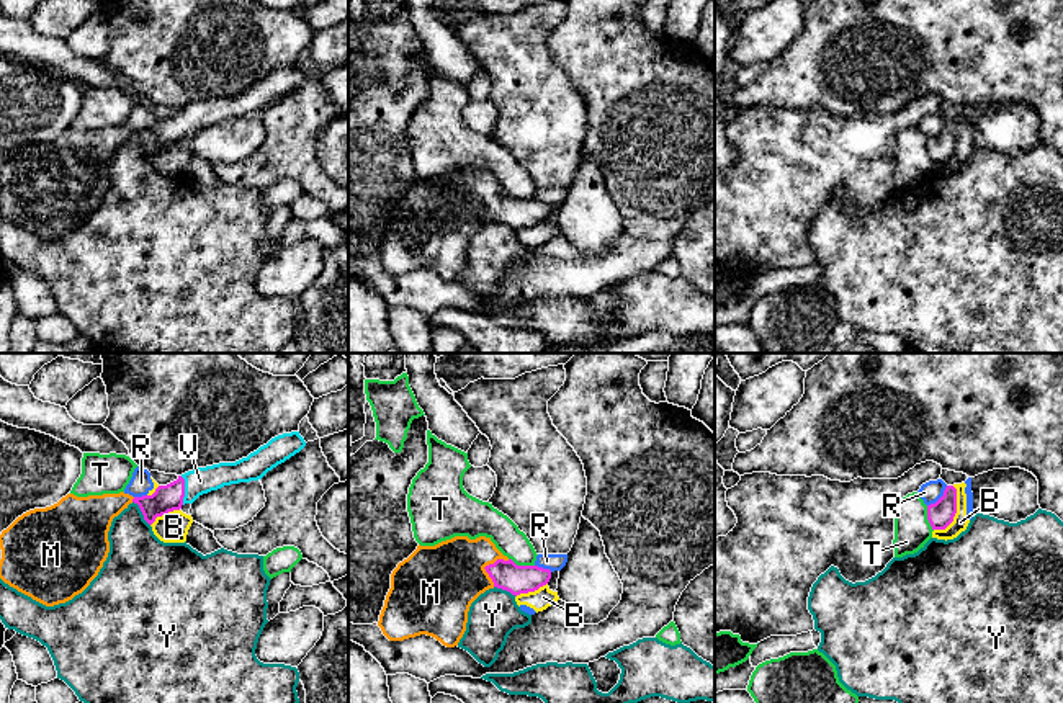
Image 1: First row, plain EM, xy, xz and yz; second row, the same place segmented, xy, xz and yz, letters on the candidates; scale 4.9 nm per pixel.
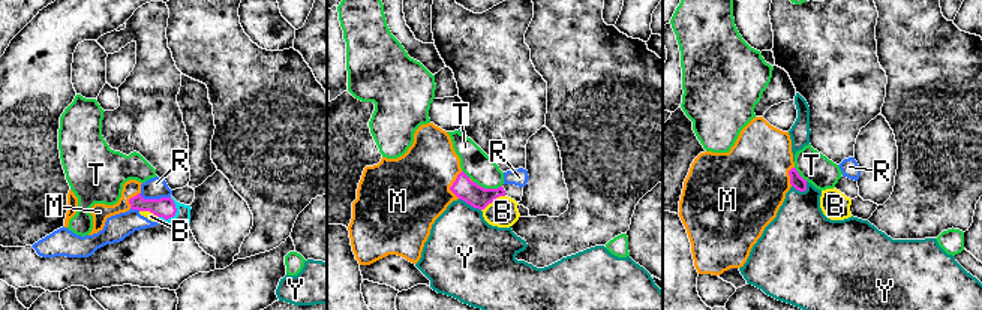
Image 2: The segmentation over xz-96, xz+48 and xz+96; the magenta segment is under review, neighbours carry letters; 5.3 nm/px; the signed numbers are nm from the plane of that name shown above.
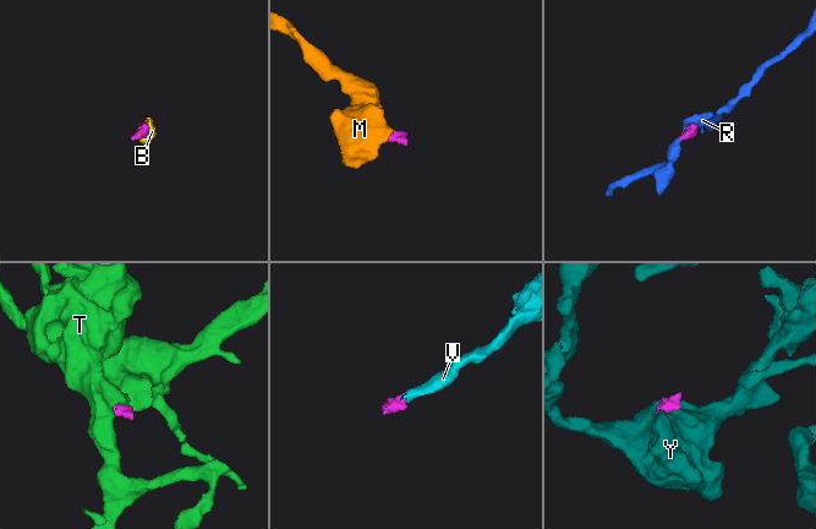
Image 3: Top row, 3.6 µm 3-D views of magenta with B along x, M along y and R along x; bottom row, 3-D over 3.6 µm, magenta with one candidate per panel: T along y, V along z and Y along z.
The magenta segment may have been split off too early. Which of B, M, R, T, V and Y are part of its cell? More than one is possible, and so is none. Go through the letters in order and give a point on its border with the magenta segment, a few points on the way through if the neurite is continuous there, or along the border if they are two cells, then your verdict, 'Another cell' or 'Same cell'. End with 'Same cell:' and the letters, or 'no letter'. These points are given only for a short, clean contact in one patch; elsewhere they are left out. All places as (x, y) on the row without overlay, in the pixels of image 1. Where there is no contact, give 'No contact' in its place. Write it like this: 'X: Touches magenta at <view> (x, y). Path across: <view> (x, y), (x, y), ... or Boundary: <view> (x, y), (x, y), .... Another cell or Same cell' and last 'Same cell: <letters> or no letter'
B: Touches magenta at yz (955, 146). Boundary: yz (954, 120), (955, 149), (944, 162), (934, 164). Another cell
M: Touches magenta at xz (489, 198). Path across: xz (506, 208), (489, 198), (463, 201), (442, 214). Same cell
R: Touches magenta at yz (941, 131). Boundary: yz (947, 120), (928, 139). Another cell
T: Touches magenta at xz (522, 200). Boundary: xz (509, 192), (517, 198), (533, 200). Another cell
V: Touches magenta at xy (183, 125). Path across: xy (169, 131), (183, 125), (200, 115). Same cell
Y: Touches magenta at xy (143, 147). Boundary: xy (133, 134), (149, 159). Another cell
Same cell: M, V

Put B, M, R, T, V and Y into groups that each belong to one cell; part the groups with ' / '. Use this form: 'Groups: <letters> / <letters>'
Groups: B R / M V / T / Y

